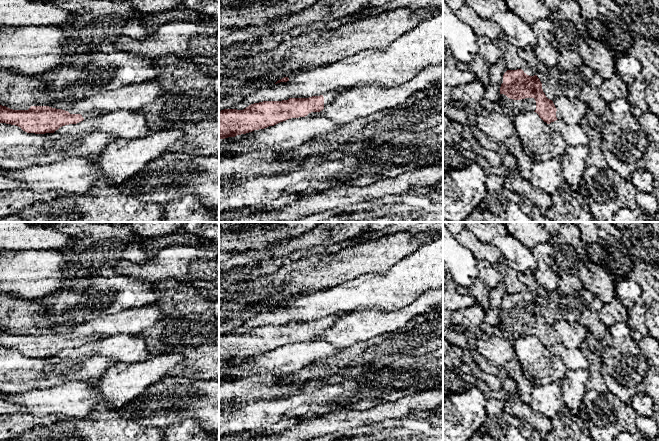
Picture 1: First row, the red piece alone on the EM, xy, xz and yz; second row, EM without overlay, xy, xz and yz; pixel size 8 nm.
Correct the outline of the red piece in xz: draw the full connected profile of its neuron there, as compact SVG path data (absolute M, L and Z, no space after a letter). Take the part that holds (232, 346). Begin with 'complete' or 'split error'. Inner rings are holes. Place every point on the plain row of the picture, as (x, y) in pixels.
split error | M342 314L309 322L289 322L282 325L263 325L243 334L219 335L219 364L274 350L291 342L314 339L330 329Z

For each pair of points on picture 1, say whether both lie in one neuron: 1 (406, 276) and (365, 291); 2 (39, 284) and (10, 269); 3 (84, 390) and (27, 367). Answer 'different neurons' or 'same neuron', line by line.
1: same neuron
2: same neuron
3: different neurons

